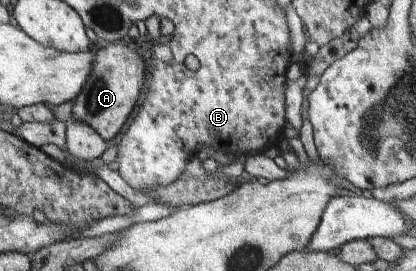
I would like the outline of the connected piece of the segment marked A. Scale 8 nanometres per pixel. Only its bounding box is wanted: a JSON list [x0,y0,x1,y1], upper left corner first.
[72,40,148,140]

